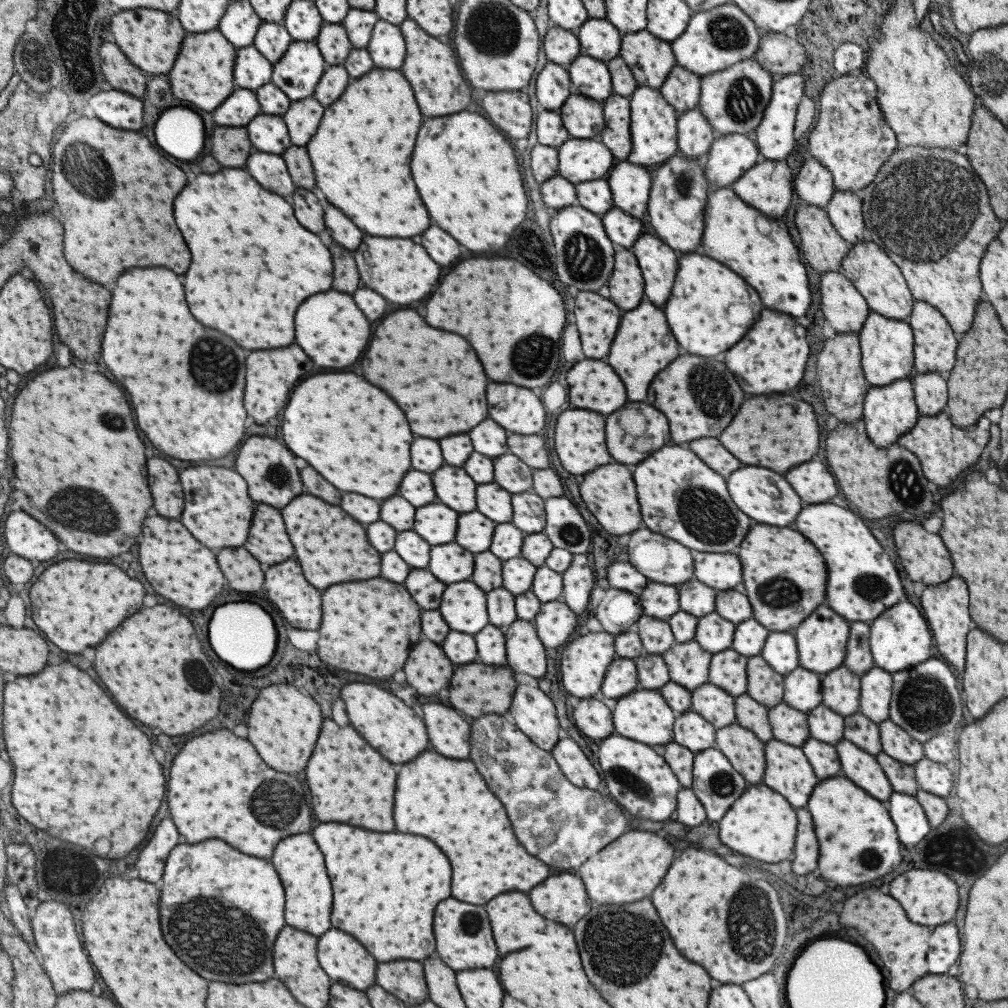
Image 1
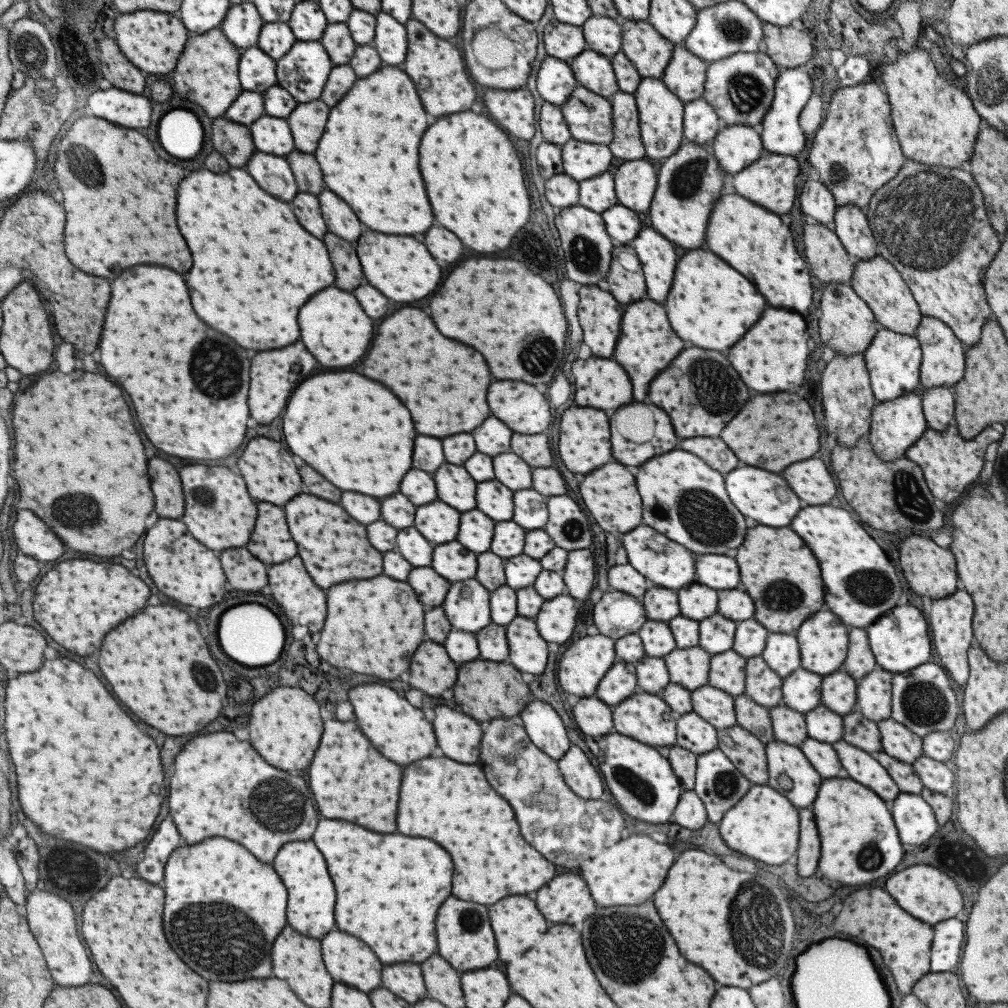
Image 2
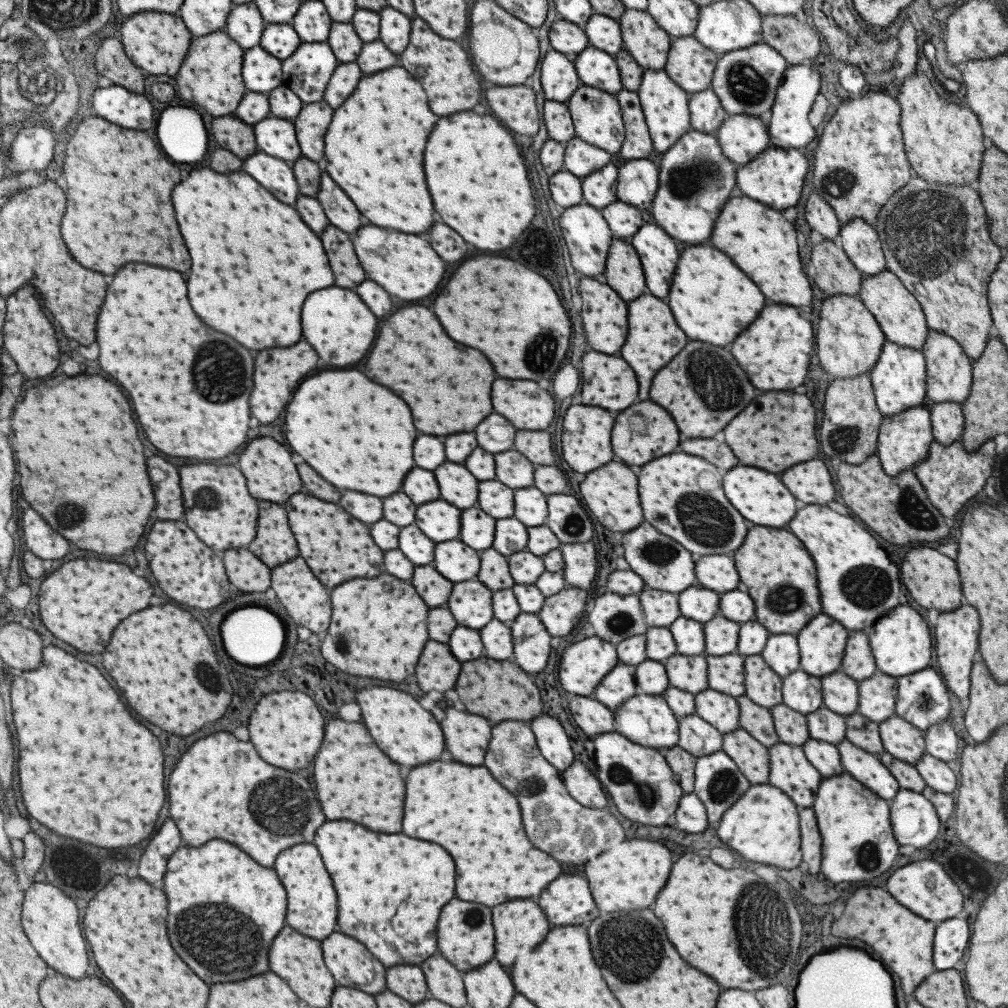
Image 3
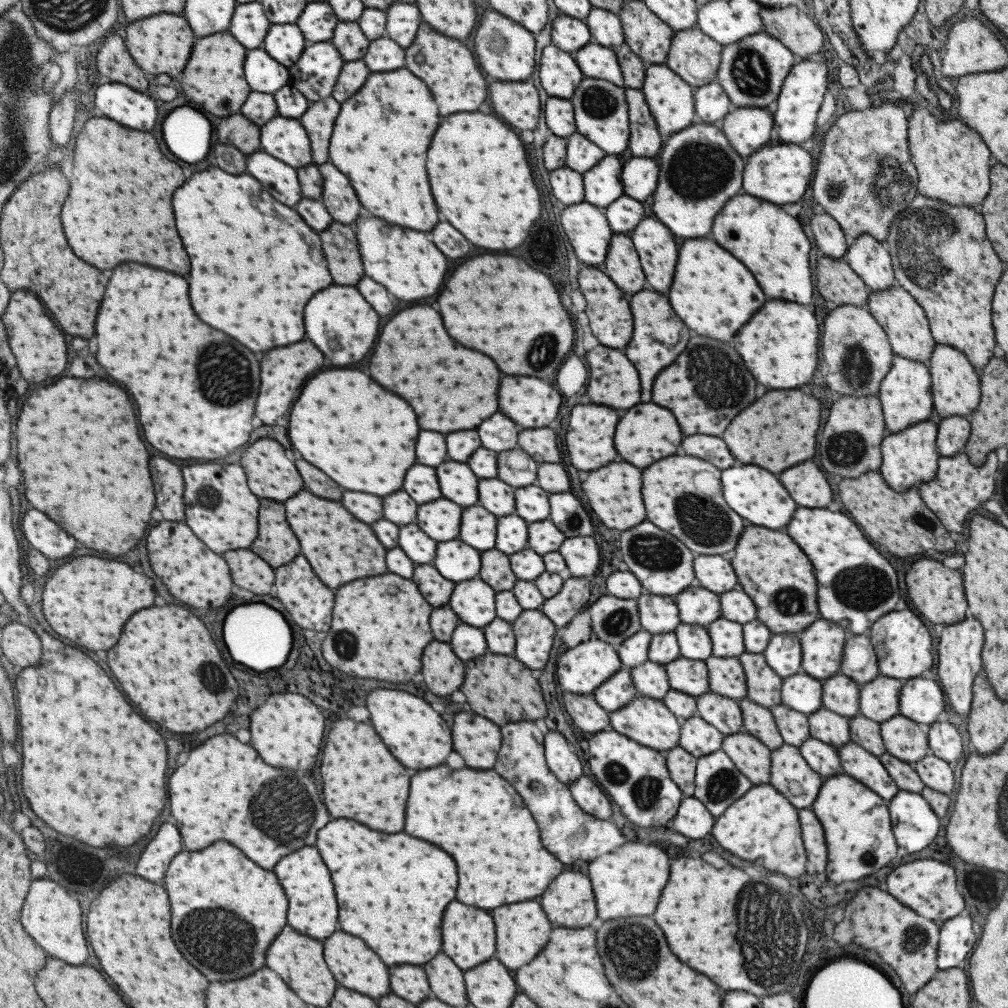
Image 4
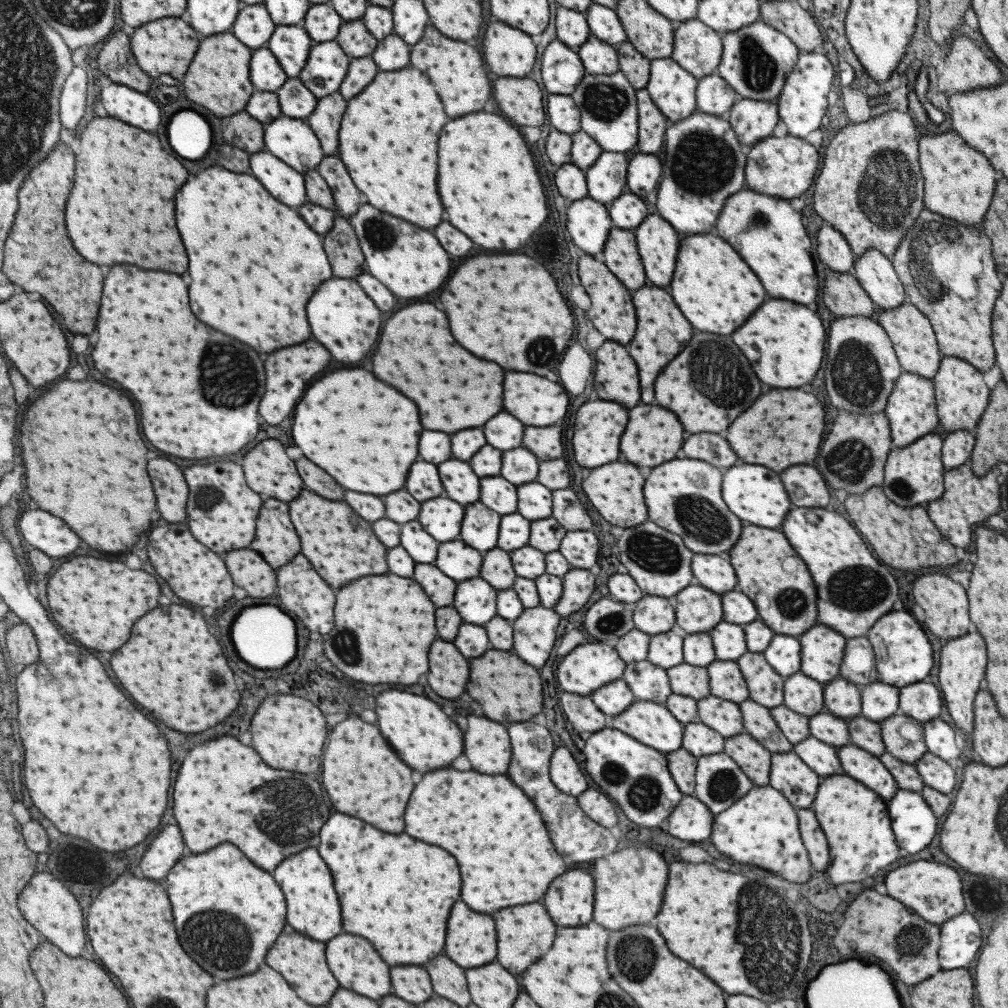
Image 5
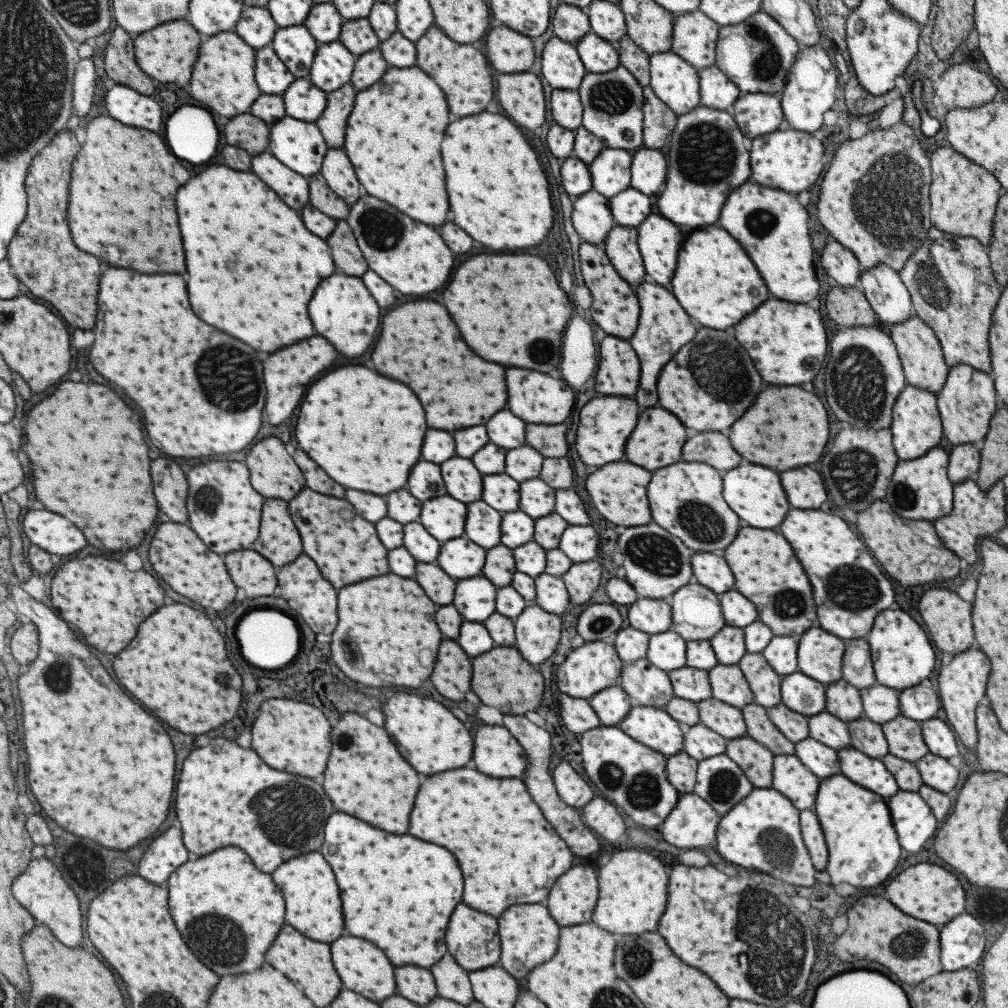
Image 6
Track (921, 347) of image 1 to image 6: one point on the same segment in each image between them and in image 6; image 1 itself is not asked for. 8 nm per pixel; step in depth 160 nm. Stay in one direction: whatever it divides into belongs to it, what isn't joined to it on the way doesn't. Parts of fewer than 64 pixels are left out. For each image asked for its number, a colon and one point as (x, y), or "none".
2: (942, 355)
3: (948, 373)
4: (954, 383)
5: (960, 394)
6: (966, 402)

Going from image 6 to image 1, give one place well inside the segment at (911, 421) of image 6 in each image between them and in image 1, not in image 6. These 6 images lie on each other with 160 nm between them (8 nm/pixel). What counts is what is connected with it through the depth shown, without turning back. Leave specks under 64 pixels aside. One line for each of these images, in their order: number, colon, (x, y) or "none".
1: (886, 346)
2: (892, 359)
3: (898, 376)
4: (905, 396)
5: (910, 409)

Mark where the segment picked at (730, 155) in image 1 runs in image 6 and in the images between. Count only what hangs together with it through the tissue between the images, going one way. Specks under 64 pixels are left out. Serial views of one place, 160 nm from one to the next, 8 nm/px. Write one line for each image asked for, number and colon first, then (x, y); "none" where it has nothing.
2: (734, 146)
3: (741, 137)
4: (746, 128)
5: (752, 120)
6: (755, 113)

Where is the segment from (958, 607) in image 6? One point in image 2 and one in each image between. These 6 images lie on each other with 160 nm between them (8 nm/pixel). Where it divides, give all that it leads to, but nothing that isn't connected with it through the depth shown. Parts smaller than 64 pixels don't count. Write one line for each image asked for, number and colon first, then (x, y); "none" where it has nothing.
2: (927, 569)
3: (930, 578)
4: (936, 592)
5: (944, 604)

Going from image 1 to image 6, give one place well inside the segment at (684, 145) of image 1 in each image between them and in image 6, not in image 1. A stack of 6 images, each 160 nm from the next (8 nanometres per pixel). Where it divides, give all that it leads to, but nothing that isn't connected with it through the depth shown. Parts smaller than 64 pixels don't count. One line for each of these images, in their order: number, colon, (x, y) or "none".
2: (700, 122)
3: (706, 113)
4: (711, 104)
5: (713, 96)
6: (716, 91)

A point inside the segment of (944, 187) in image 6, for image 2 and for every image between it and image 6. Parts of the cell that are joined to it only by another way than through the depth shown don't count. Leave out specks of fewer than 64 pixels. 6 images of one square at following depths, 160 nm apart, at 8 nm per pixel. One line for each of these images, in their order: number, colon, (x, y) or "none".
2: (935, 123)
3: (943, 143)
4: (952, 163)
5: (958, 182)

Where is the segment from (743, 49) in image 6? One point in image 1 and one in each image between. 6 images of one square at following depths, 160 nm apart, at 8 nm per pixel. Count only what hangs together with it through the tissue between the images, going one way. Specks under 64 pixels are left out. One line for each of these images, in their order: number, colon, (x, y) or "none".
1: (732, 100)
2: (740, 88)
3: (745, 81)
4: (751, 71)
5: (755, 60)

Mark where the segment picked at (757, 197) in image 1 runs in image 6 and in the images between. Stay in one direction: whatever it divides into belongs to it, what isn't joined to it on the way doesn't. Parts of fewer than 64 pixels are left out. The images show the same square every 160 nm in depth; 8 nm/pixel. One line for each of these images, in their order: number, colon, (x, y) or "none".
2: (768, 181)
3: (775, 176)
4: (778, 172)
5: (783, 167)
6: (790, 160)

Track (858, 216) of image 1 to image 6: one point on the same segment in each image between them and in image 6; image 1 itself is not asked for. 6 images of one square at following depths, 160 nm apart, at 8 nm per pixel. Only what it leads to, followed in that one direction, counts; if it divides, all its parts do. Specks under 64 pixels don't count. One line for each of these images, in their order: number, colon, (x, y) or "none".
2: (849, 223)
3: (858, 239)
4: (869, 258)
5: (874, 272)
6: (888, 297)

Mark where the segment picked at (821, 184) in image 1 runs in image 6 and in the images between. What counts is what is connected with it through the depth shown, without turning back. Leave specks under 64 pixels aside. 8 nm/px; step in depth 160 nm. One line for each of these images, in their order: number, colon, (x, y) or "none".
2: (816, 201)
3: (819, 215)
4: (829, 238)
5: (832, 250)
6: (838, 262)

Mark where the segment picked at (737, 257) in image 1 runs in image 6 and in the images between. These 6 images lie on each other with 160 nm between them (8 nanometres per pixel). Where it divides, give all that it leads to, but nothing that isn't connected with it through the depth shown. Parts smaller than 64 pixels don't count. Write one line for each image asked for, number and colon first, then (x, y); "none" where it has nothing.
2: (753, 241)
3: (758, 239)
4: (769, 242)
5: (756, 225)
6: (771, 225)

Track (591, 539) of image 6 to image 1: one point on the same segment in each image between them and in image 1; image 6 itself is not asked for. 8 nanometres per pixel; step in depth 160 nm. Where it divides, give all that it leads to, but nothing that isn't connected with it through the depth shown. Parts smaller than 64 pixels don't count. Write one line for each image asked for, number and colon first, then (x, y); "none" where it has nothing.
1: (577, 580)
2: (578, 576)
3: (579, 566)
4: (581, 557)
5: (580, 549)

